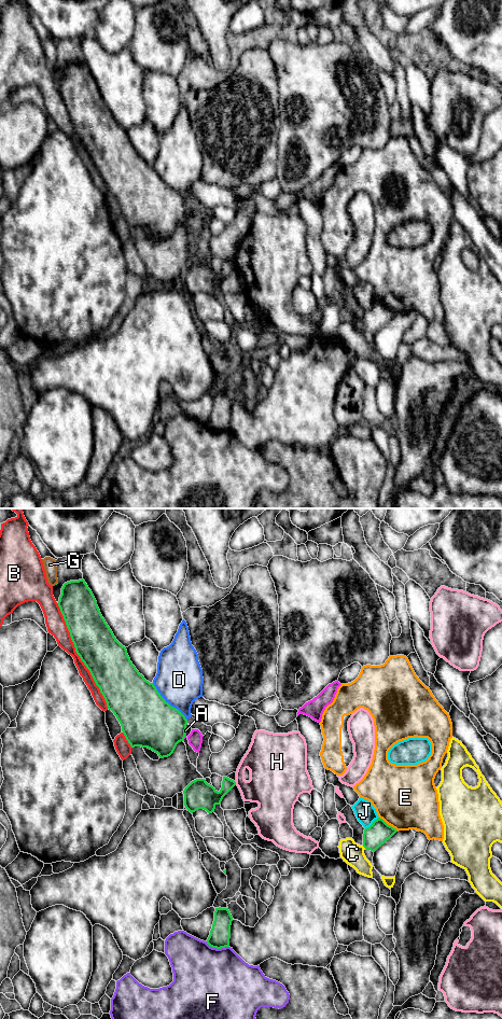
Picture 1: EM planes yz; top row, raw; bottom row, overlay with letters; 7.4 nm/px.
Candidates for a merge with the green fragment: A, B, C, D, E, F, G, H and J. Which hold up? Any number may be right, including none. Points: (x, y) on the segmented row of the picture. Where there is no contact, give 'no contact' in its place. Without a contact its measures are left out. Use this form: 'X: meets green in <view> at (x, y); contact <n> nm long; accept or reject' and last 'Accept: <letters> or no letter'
A: meets green in yz at (184, 734); contact 70 nm long; reject
B: meets green in yz at (79, 655); contact 850 nm long; reject
C: meets green in yz at (364, 847); contact 40 nm long; reject
D: meets green in yz at (167, 702); contact 380 nm long; reject
E: meets green in yz at (389, 825); contact 180 nm long; reject
F: meets green in yz at (218, 948); contact 180 nm long; reject
G: no contact; reject
H: meets green in yz at (235, 783); contact 40 nm long; reject
J: meets green in yz at (373, 823); contact 140 nm long; reject
Accept: no letter

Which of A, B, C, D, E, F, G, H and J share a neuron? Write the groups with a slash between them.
A J / B / C / D / E / F / G / H

